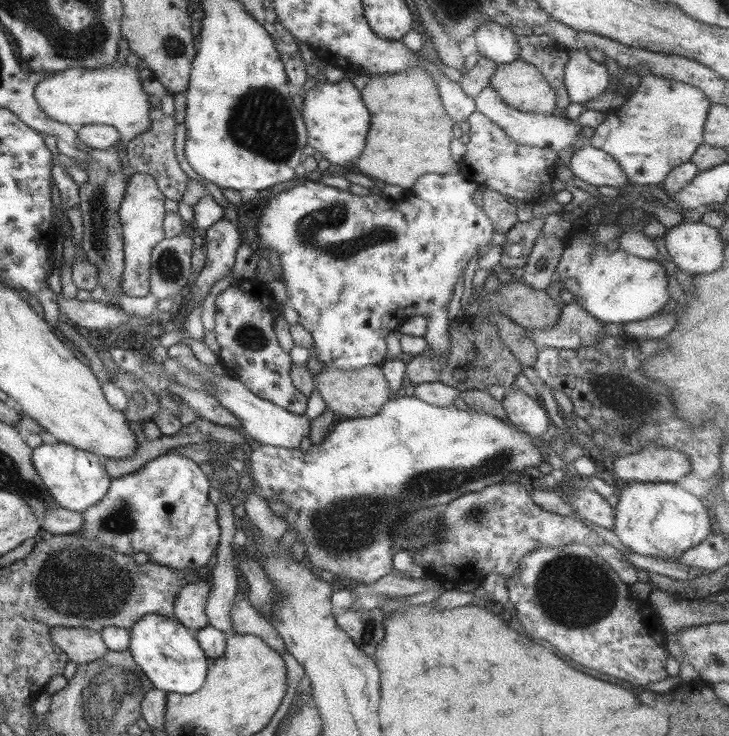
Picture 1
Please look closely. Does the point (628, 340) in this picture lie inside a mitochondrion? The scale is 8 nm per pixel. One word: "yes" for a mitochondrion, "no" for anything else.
no

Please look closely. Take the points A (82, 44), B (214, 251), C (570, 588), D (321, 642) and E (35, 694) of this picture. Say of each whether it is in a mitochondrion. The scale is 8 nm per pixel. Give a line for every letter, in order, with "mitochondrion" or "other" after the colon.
A: mitochondrion
B: other
C: mitochondrion
D: other
E: other

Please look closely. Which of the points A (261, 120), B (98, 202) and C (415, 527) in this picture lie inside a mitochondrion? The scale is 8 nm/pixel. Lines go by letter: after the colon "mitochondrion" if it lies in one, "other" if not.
A: mitochondrion
B: mitochondrion
C: mitochondrion

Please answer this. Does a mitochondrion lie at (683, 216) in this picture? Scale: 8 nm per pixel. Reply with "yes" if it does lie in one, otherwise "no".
no

